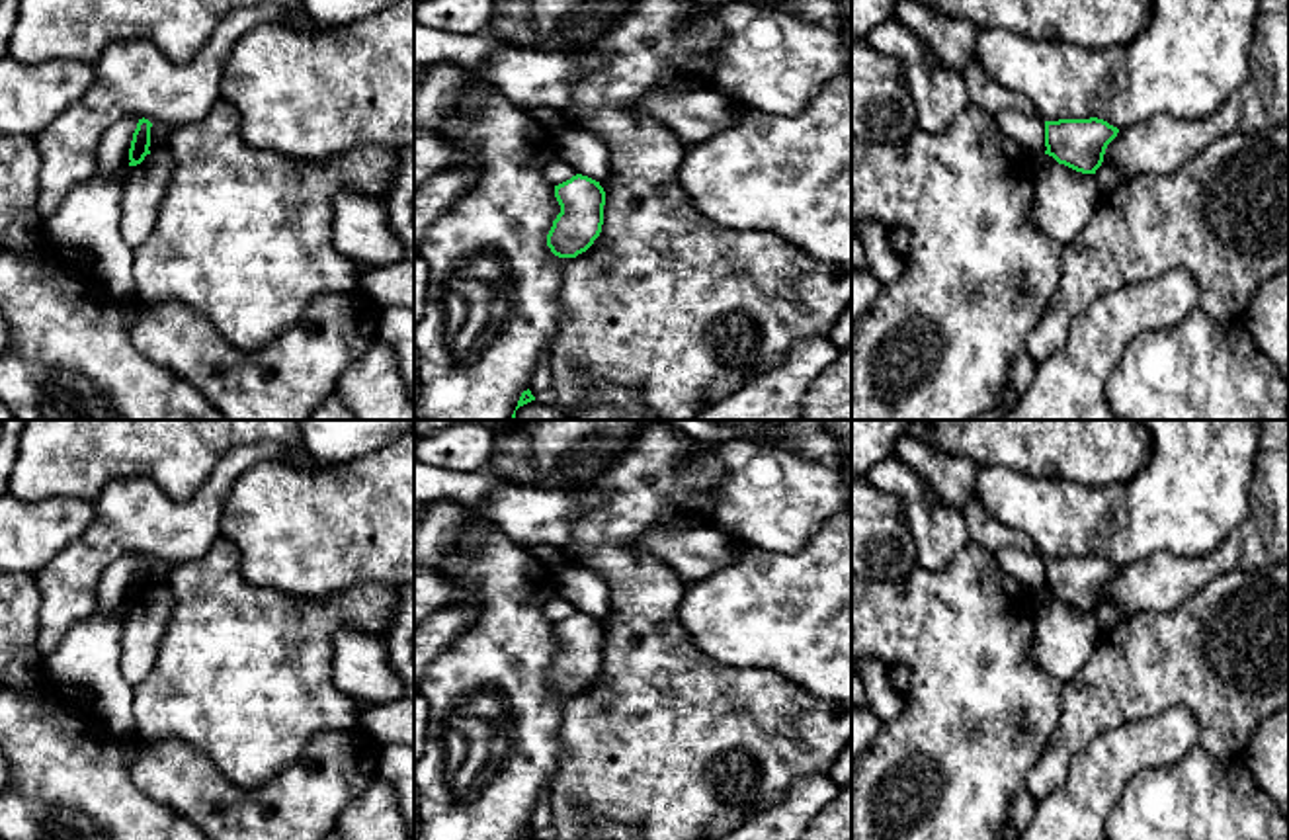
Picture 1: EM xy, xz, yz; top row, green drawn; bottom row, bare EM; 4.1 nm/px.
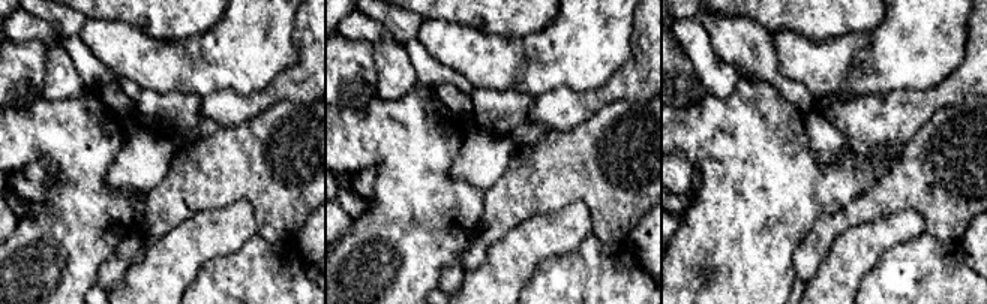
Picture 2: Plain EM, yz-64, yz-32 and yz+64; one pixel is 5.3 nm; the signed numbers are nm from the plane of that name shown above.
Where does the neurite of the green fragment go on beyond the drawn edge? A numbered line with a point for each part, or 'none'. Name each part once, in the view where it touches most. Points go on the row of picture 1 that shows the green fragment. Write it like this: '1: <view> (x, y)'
1: yz (1065, 200)

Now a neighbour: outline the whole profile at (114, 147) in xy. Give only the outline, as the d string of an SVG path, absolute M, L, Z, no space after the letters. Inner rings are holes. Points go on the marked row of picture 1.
M125 115L104 133L98 147L96 174L117 174L121 168L129 166L129 148L141 119L139 115Z

